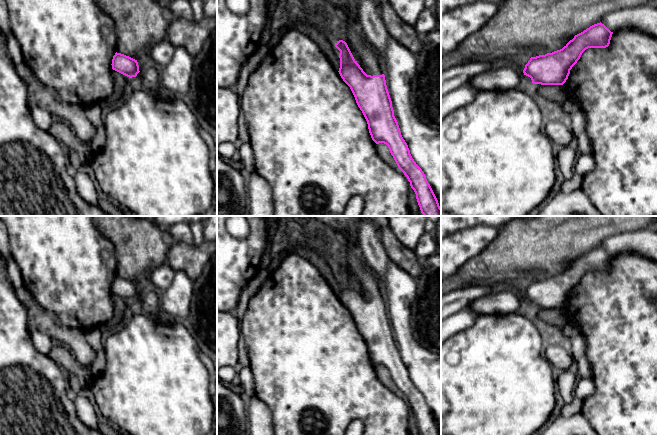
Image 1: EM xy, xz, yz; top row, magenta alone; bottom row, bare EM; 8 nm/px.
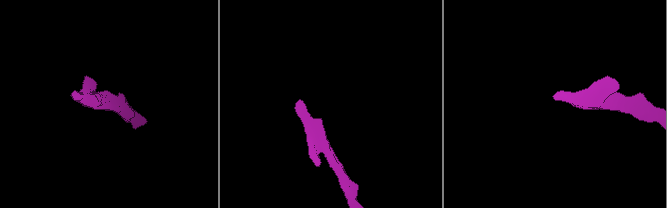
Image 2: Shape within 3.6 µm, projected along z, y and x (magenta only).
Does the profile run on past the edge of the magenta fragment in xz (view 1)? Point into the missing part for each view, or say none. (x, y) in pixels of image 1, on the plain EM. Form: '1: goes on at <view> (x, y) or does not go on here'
1: does not go on here

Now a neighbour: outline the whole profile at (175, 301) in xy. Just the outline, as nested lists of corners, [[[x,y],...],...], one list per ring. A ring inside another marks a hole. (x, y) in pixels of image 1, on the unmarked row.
[[[184,271],[176,272],[171,285],[160,292],[160,306],[163,316],[175,320],[188,318],[192,297],[193,281]]]

